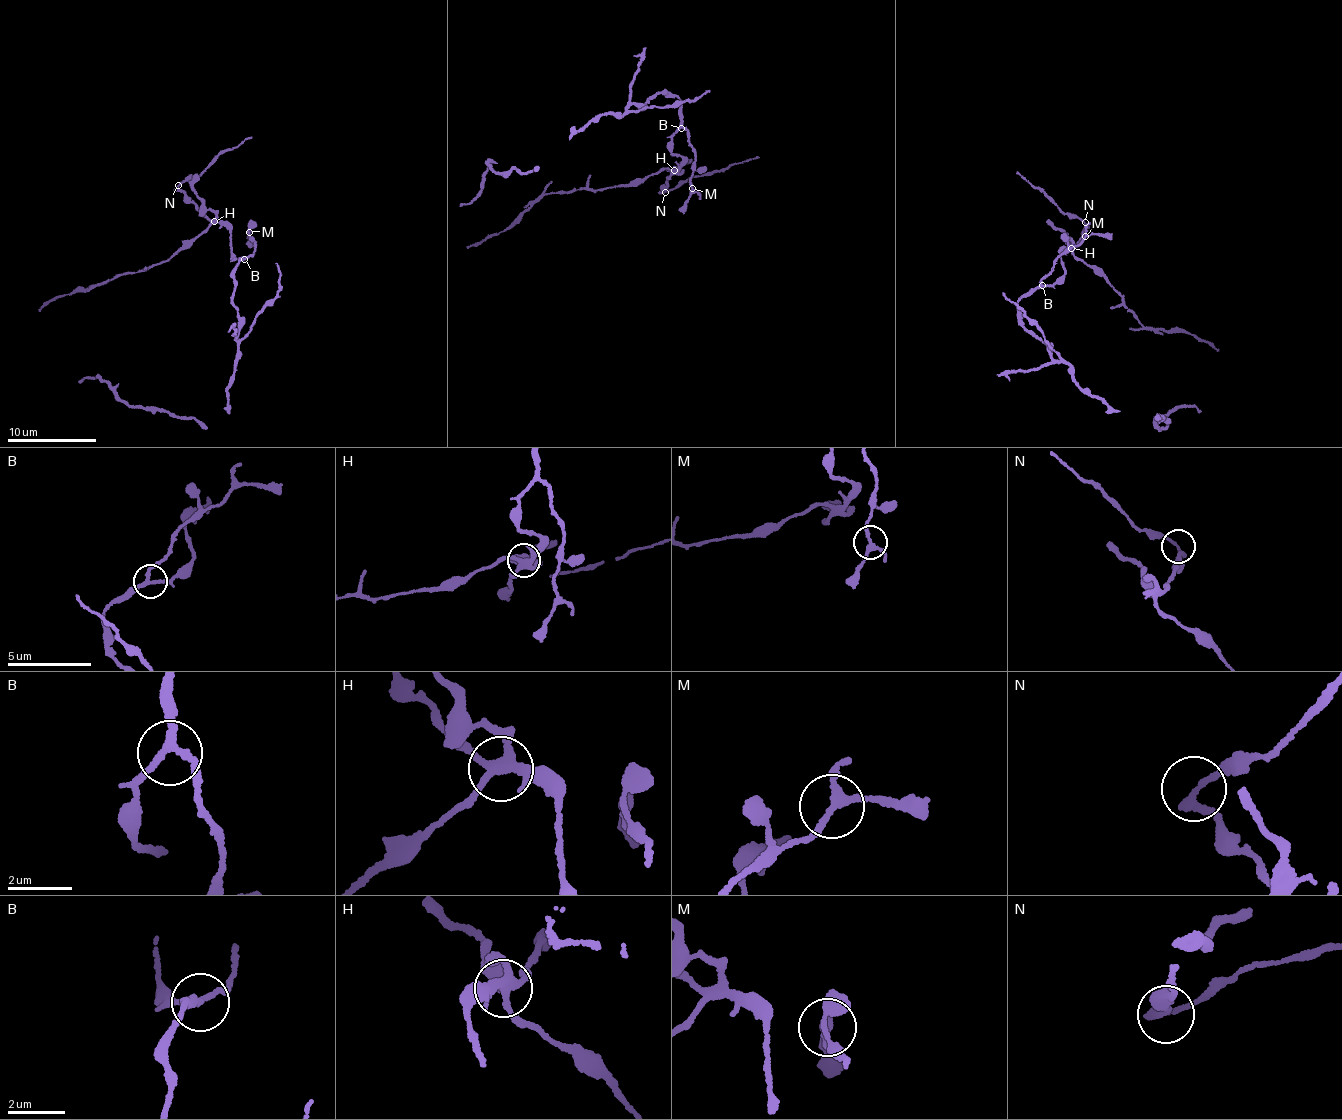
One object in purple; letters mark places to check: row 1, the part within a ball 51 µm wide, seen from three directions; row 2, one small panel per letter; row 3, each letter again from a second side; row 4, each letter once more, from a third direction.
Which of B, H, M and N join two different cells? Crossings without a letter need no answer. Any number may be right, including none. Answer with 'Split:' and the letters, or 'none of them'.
Split: H, N

